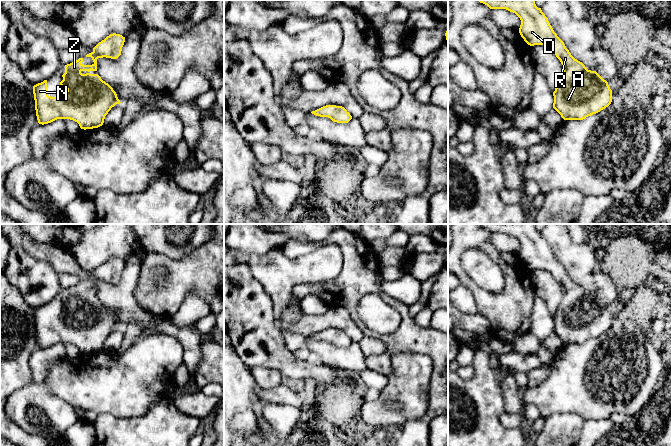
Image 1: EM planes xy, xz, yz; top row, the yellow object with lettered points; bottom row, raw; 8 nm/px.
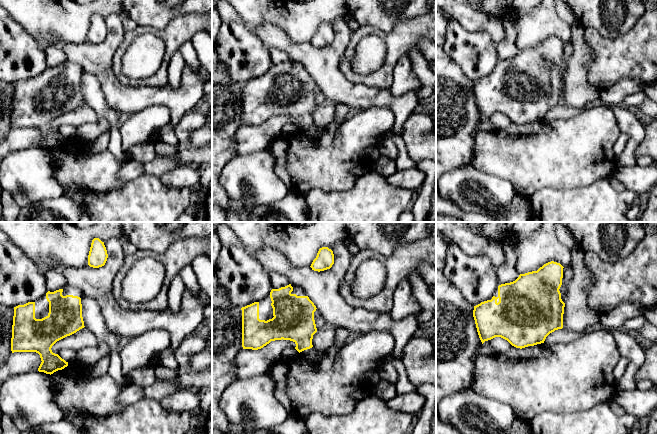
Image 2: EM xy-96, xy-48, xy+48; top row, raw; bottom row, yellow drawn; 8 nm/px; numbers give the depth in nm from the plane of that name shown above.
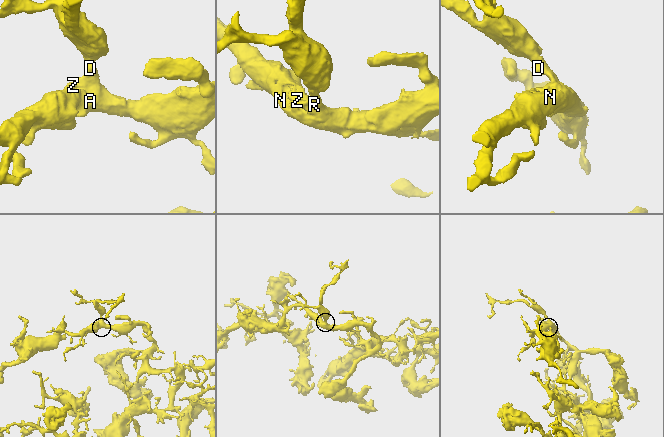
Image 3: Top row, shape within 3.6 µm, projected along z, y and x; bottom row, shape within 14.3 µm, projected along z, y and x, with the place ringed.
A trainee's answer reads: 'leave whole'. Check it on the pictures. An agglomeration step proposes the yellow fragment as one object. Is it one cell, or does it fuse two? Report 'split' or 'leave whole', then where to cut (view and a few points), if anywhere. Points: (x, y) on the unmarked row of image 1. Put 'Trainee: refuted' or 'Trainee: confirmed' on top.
Trainee: confirmed
leave whole | no cut

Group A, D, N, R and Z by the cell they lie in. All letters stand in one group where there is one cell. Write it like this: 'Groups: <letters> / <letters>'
Groups: A D N R Z

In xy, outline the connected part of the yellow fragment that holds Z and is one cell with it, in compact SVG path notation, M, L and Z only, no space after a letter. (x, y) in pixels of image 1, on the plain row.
M110 258L104 264L99 266L93 275L86 279L93 284L92 289L83 289L83 282L65 289L65 297L60 309L67 314L63 316L62 321L51 321L47 318L47 304L33 310L35 324L36 340L39 348L48 348L57 343L70 343L77 346L81 353L93 353L103 349L105 340L116 328L121 327L113 312L103 305L98 298L89 296L97 295L98 282L117 283L121 279L125 261L120 258Z

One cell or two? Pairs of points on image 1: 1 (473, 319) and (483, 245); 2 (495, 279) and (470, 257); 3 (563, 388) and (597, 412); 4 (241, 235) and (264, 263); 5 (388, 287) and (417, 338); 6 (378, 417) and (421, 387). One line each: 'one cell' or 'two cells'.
1: two cells
2: one cell
3: one cell
4: two cells
5: two cells
6: one cell

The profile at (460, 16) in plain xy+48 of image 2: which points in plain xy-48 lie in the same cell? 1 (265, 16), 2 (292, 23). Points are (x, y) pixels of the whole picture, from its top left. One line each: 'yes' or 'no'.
1: no
2: no

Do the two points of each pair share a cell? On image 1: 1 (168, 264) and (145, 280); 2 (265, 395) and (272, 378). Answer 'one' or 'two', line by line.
1: one
2: two

